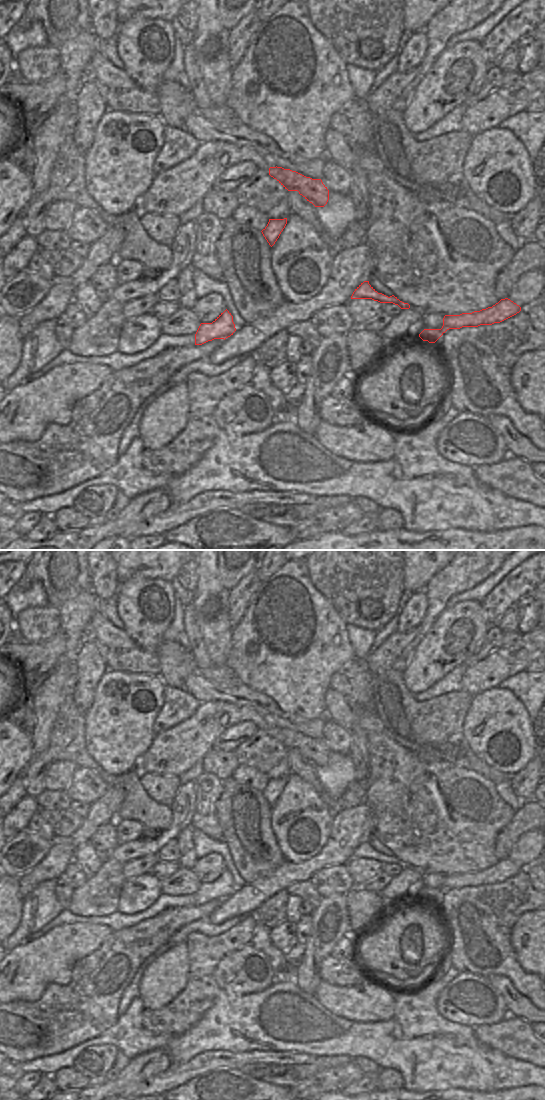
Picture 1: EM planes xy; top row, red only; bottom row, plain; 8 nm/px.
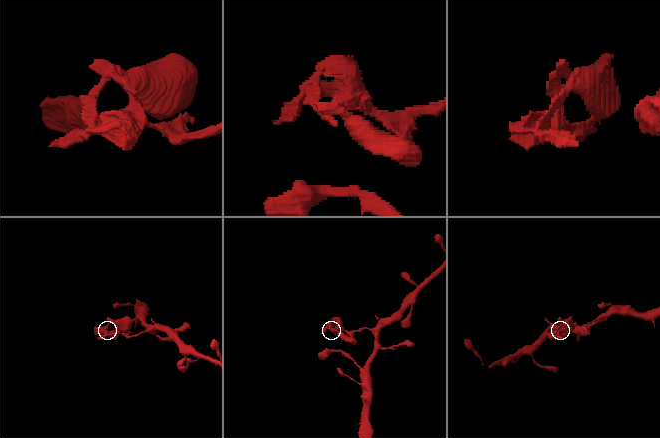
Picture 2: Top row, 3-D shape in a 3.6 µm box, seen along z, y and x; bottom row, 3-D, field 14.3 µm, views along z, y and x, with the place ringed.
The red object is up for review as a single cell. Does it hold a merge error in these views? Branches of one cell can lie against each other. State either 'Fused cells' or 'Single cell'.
Fused cells

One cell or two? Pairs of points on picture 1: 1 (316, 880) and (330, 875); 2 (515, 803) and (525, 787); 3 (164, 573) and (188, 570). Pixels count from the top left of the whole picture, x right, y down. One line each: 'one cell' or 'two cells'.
1: one cell
2: two cells
3: two cells

